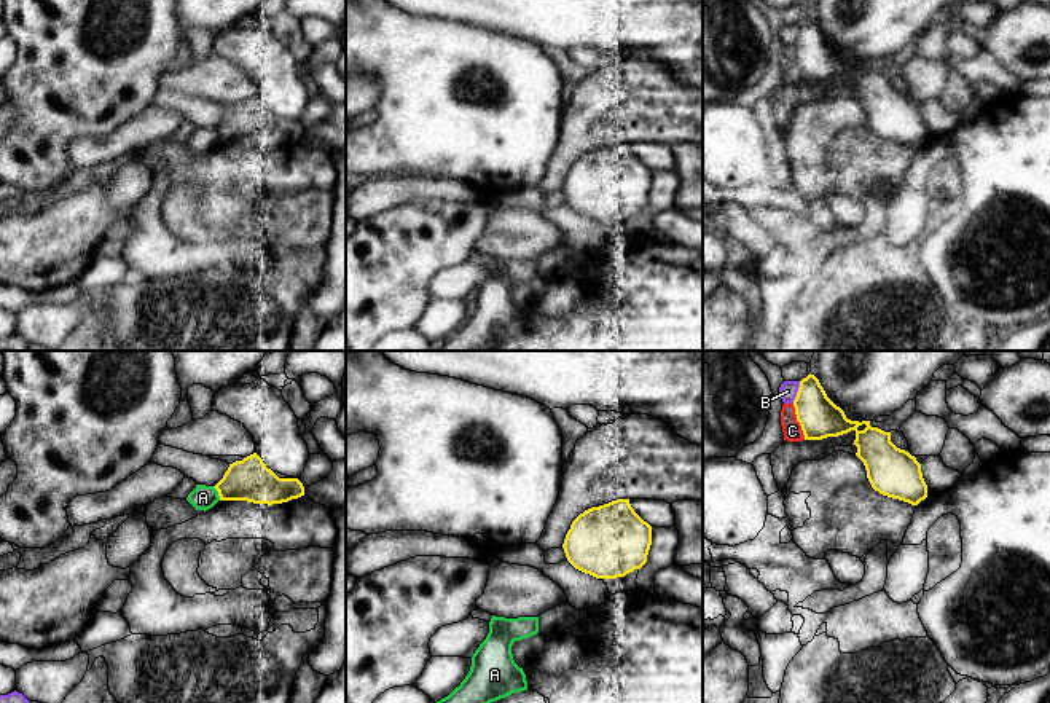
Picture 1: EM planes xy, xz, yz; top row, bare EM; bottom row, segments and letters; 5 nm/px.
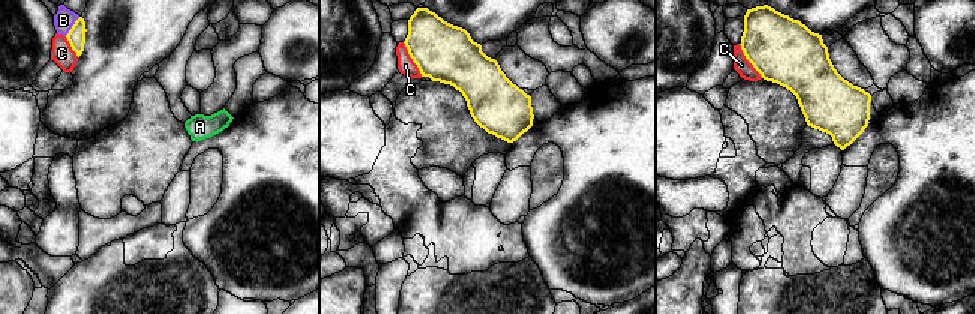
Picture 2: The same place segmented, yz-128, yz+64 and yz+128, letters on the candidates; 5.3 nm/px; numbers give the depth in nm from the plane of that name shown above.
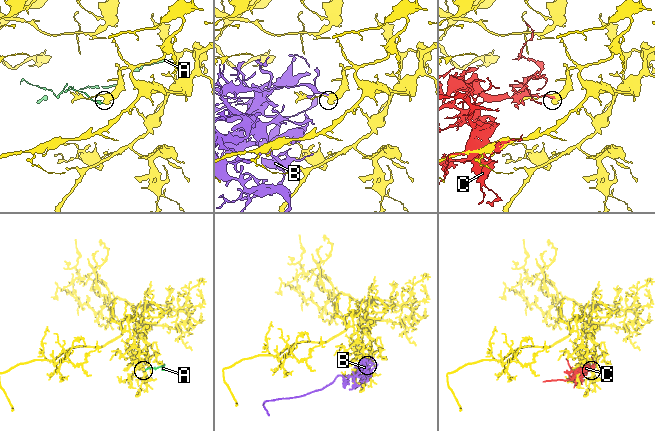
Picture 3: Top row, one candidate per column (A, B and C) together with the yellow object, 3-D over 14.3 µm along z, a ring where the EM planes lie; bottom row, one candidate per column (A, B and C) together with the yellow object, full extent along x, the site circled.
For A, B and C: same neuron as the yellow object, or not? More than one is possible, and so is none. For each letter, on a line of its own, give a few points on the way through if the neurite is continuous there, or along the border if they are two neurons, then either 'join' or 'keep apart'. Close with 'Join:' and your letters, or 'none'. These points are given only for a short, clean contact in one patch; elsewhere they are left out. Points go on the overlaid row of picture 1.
A: border xy (212, 486), (220, 499); keep apart
B: keep apart
C: keep apart
Join: none

